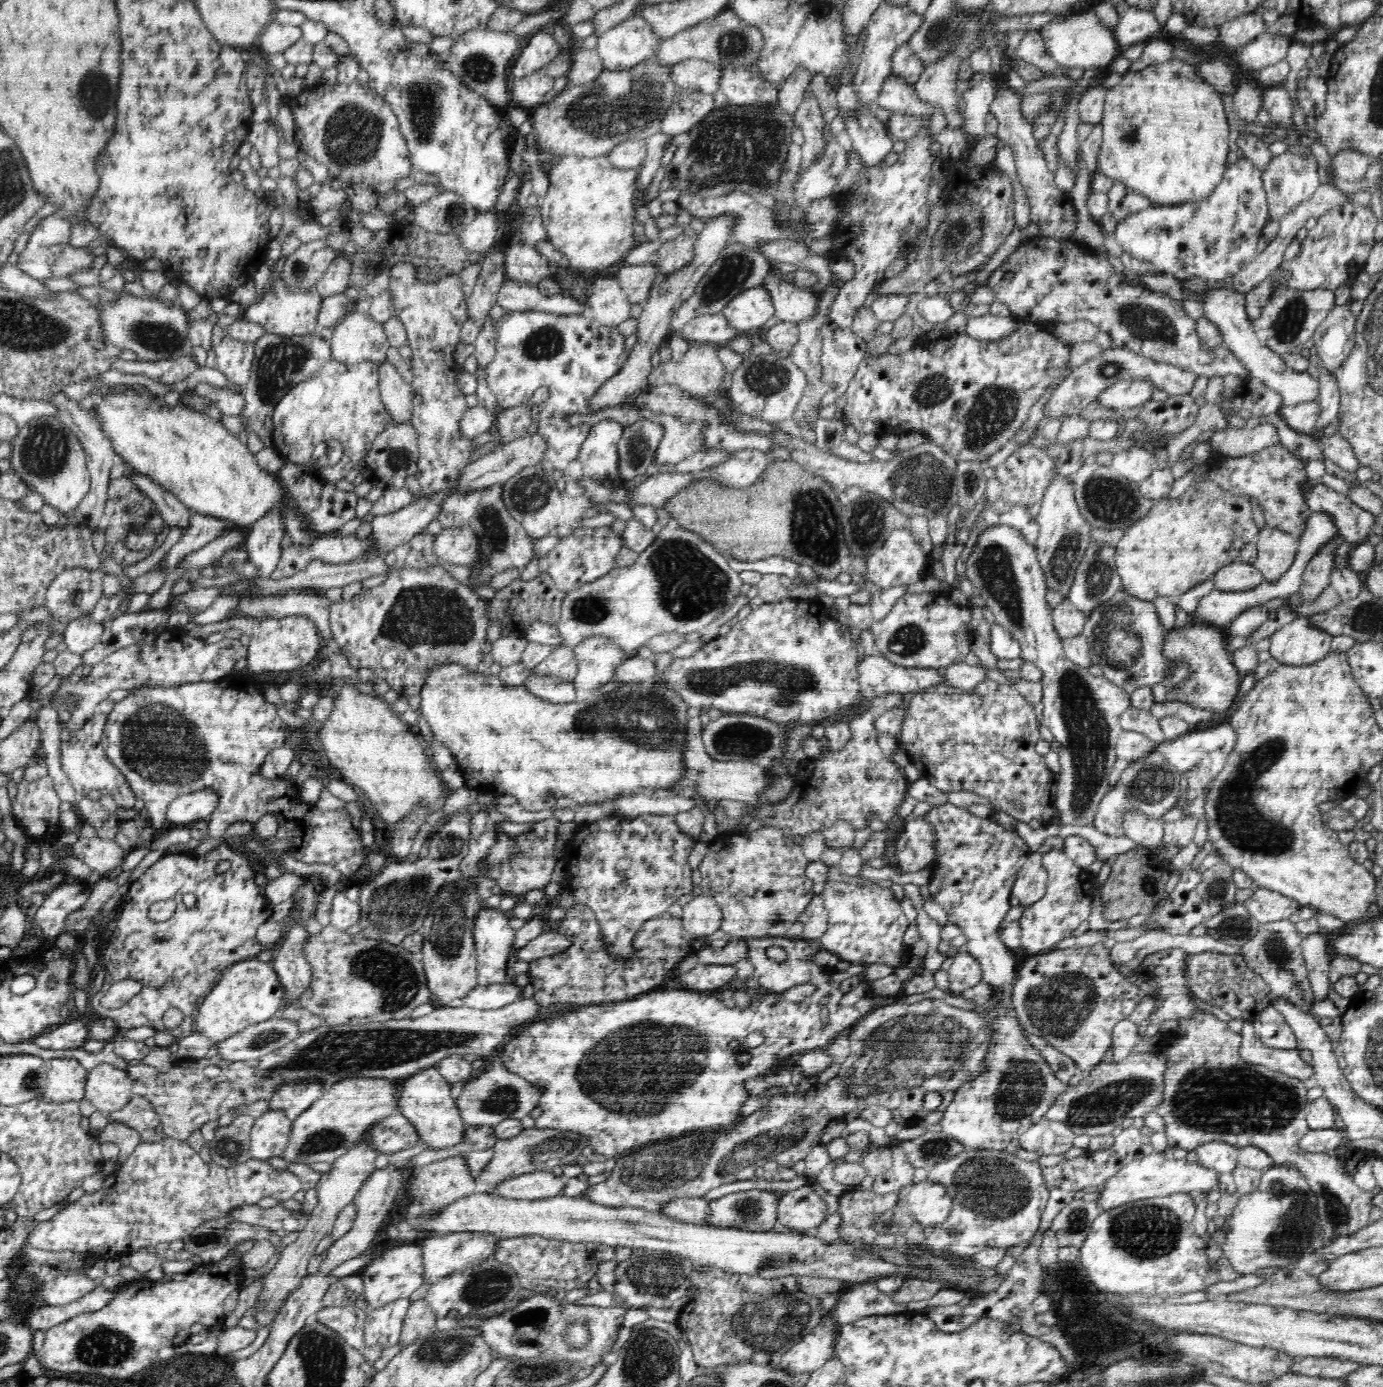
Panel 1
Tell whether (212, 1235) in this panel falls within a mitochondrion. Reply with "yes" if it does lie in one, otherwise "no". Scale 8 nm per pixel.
yes

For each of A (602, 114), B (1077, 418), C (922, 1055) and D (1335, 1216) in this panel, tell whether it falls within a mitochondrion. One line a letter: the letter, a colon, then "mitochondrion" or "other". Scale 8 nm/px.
A: mitochondrion
B: other
C: mitochondrion
D: mitochondrion

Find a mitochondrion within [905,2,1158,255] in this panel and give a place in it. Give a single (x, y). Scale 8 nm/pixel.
(946, 32)

